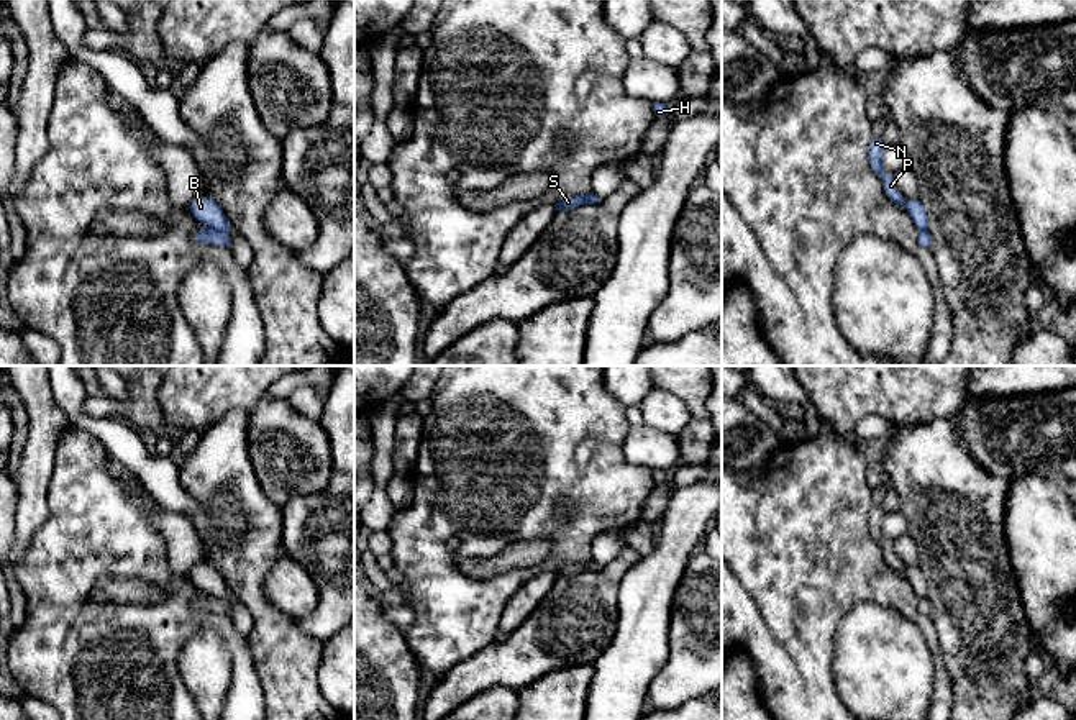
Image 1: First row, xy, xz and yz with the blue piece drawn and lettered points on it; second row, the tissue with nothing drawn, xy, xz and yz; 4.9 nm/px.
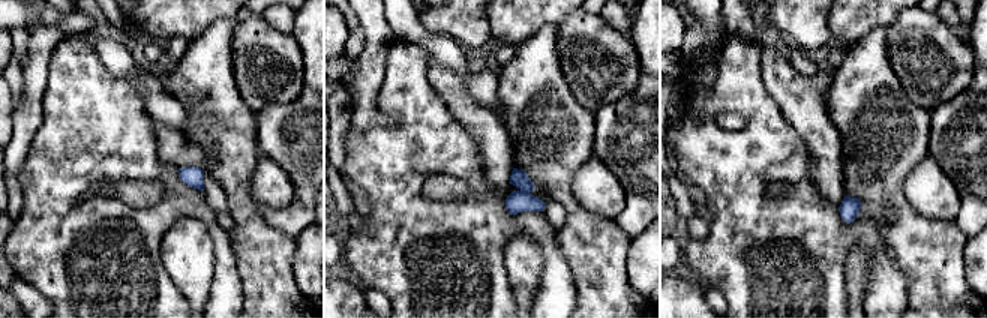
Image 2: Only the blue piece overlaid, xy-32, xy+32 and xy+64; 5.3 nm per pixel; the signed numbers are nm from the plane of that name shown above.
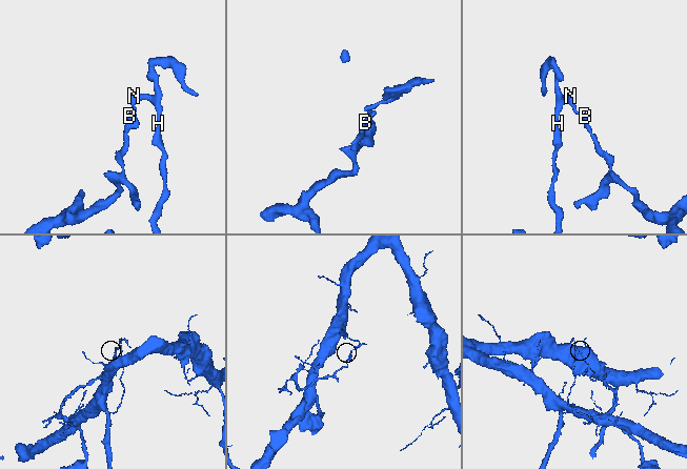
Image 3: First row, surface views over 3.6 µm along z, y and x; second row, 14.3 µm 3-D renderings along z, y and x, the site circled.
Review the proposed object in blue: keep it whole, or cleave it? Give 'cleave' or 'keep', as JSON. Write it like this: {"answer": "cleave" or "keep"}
{"answer": "cleave"}

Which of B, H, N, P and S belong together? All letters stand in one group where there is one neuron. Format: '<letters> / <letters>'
B H N P / S

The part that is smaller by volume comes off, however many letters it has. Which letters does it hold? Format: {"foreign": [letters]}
{"foreign": ["S"]}

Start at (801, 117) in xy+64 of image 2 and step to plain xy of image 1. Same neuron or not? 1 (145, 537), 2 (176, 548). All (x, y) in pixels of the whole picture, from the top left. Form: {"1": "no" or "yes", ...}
{"1": "no", "2": "yes"}

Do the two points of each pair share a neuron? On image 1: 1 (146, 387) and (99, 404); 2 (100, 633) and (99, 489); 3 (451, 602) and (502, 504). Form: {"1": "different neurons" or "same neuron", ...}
{"1": "same neuron", "2": "same neuron", "3": "same neuron"}

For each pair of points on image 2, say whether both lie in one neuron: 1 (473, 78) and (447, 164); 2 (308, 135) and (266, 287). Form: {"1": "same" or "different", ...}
{"1": "different", "2": "different"}

